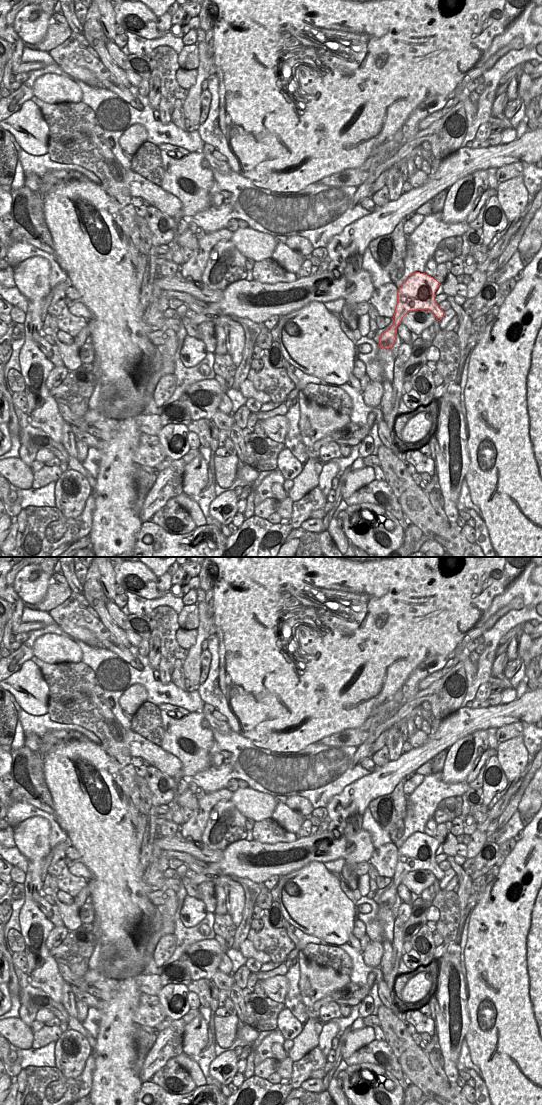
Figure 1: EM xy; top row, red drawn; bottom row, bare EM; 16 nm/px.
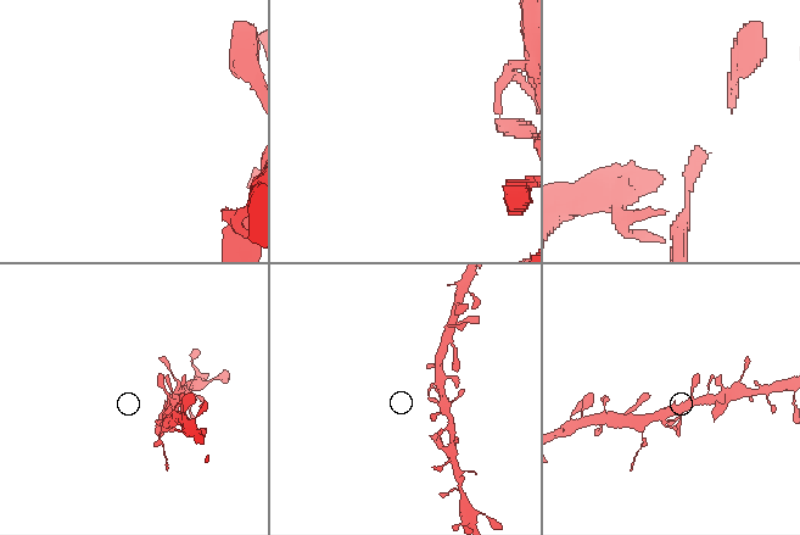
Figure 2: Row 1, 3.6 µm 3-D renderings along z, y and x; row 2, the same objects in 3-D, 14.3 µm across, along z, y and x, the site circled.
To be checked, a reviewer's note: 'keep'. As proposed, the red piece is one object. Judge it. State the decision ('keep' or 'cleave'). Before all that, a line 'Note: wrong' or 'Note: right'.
Note: right
keep

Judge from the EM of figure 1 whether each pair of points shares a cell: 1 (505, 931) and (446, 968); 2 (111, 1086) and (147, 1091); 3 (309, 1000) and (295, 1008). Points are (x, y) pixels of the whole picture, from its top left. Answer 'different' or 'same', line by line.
1: different
2: different
3: different

